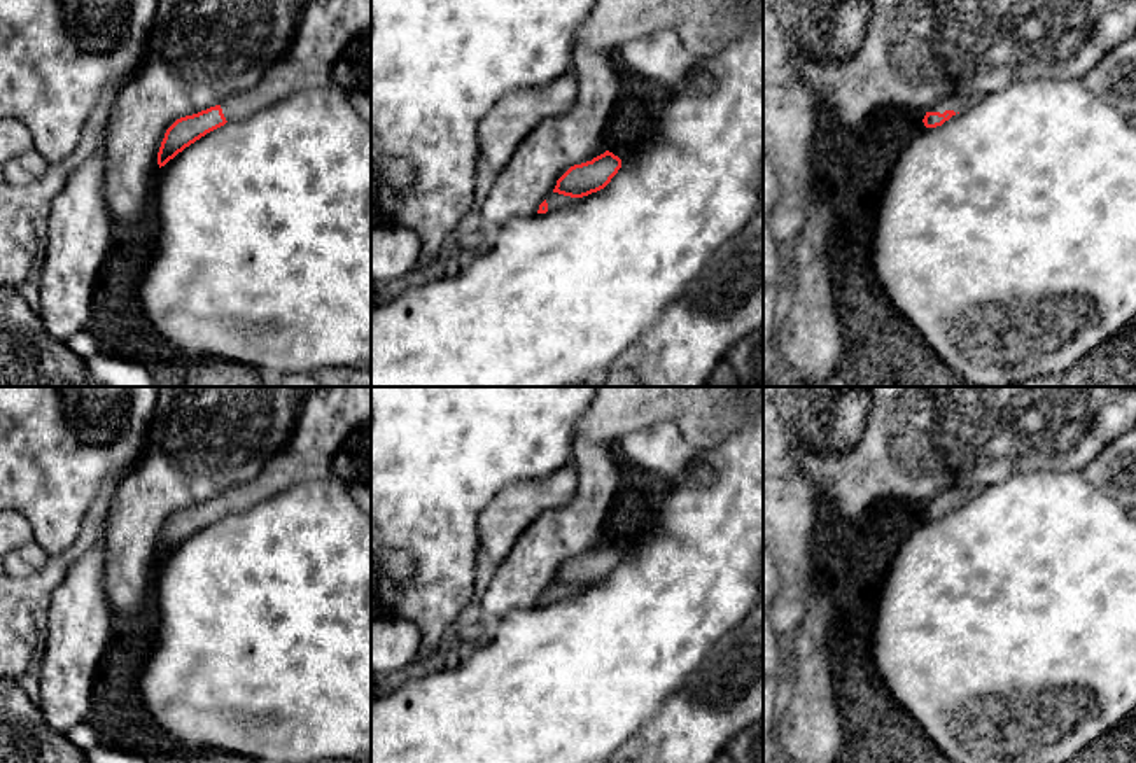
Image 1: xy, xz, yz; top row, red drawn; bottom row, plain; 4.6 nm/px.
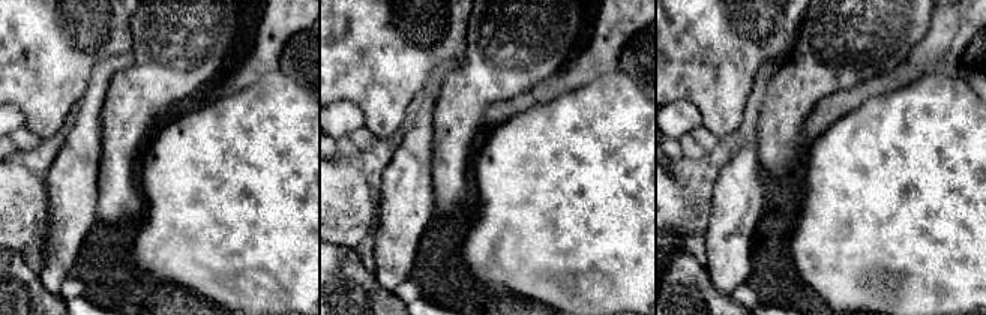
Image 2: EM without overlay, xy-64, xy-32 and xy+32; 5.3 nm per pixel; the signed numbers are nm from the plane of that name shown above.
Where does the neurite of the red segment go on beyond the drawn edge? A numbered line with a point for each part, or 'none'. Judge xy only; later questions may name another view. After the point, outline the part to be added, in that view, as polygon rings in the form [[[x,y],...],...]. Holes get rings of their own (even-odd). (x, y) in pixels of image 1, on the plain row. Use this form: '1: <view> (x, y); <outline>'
1: xy (326, 417); [[[371,387],[305,392],[289,441],[250,481],[221,494],[226,513],[245,511],[310,480],[333,478],[331,462],[345,438],[371,420]]]

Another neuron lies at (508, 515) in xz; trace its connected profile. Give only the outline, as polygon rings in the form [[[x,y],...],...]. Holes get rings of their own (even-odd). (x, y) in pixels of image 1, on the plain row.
[[[569,462],[543,480],[502,488],[480,513],[481,551],[501,564],[539,514],[562,508],[574,497],[578,483],[576,466]]]

